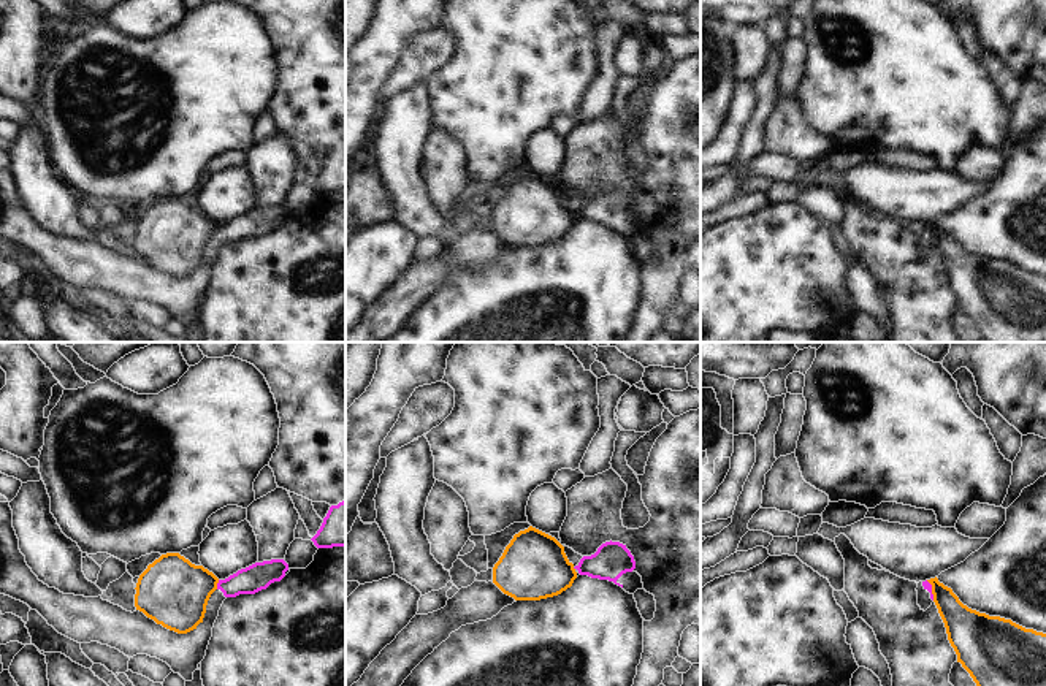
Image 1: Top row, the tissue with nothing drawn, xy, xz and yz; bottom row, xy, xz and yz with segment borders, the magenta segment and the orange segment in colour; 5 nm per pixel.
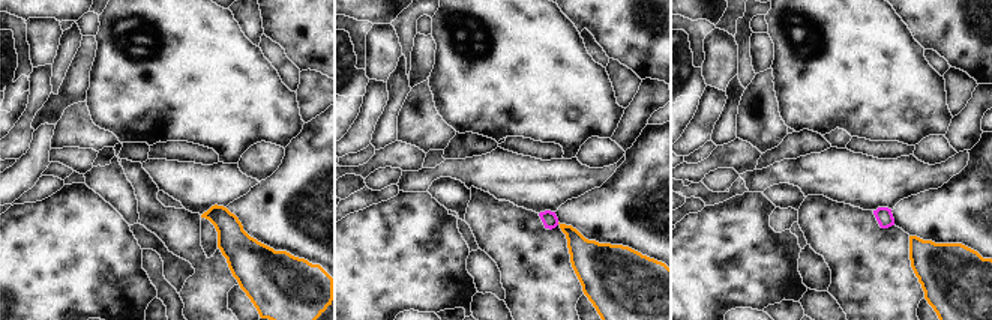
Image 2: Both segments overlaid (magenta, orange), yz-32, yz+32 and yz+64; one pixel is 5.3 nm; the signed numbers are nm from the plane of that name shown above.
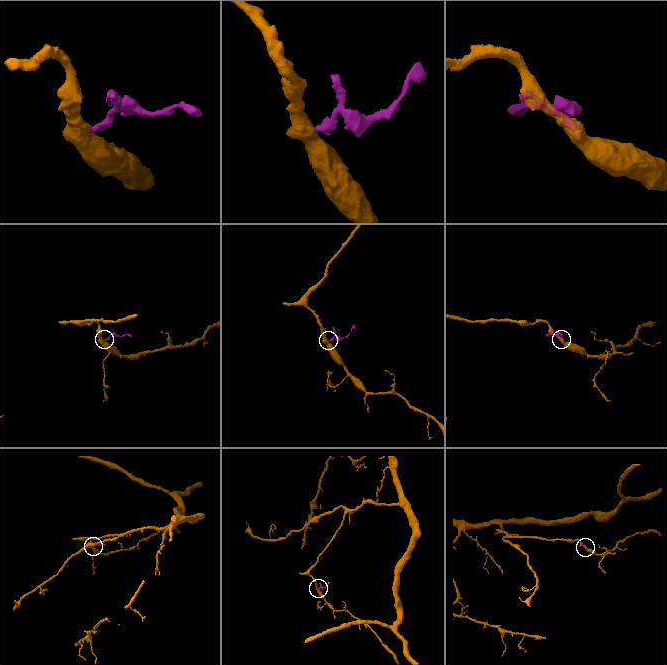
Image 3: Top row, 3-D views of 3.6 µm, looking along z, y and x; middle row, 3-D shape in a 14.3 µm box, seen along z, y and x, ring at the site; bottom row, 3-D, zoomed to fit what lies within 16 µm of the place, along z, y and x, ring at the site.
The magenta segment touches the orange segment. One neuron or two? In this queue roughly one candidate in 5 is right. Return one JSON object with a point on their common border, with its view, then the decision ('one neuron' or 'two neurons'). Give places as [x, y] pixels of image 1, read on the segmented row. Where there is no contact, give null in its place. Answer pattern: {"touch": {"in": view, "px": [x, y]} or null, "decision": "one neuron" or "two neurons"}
{"touch": {"in": "xy", "px": [217, 585]}, "decision": "two neurons"}

